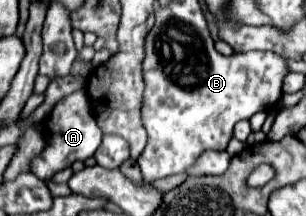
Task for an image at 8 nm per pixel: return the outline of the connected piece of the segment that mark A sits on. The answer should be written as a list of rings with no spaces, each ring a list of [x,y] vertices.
[[[74,91],[72,95],[68,95],[60,103],[56,103],[56,107],[50,113],[46,129],[48,129],[46,147],[44,147],[42,155],[32,161],[32,173],[44,181],[50,179],[56,171],[70,167],[74,161],[78,161],[78,159],[84,161],[84,159],[92,157],[102,141],[102,131],[98,129],[98,125],[94,121],[90,101],[84,91]]]

